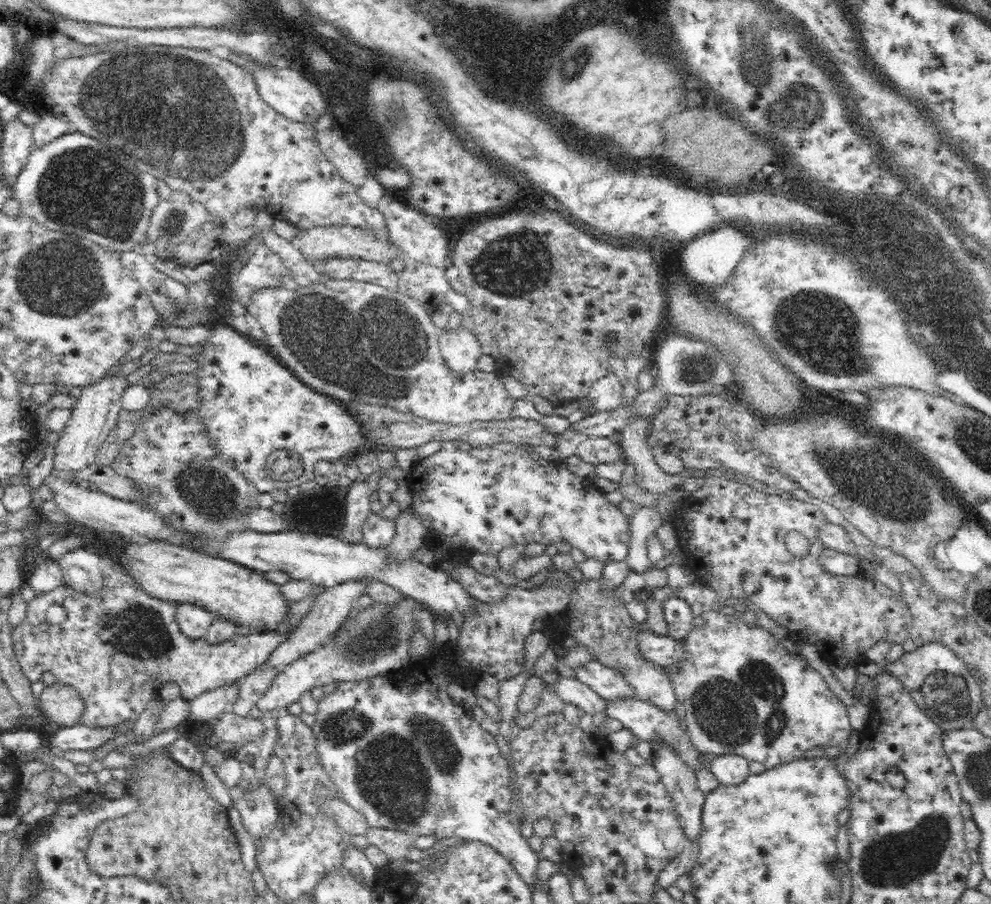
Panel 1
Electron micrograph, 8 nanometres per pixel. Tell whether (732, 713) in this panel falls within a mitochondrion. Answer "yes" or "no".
yes

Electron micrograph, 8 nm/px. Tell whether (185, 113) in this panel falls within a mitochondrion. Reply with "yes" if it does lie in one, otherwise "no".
yes

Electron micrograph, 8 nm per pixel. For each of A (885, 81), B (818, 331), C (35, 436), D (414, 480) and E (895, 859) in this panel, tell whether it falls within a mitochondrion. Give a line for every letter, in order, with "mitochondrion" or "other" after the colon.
A: other
B: mitochondrion
C: other
D: other
E: mitochondrion

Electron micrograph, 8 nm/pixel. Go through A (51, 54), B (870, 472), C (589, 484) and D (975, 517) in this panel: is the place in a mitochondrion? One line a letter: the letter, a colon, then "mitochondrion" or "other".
A: other
B: mitochondrion
C: other
D: other

